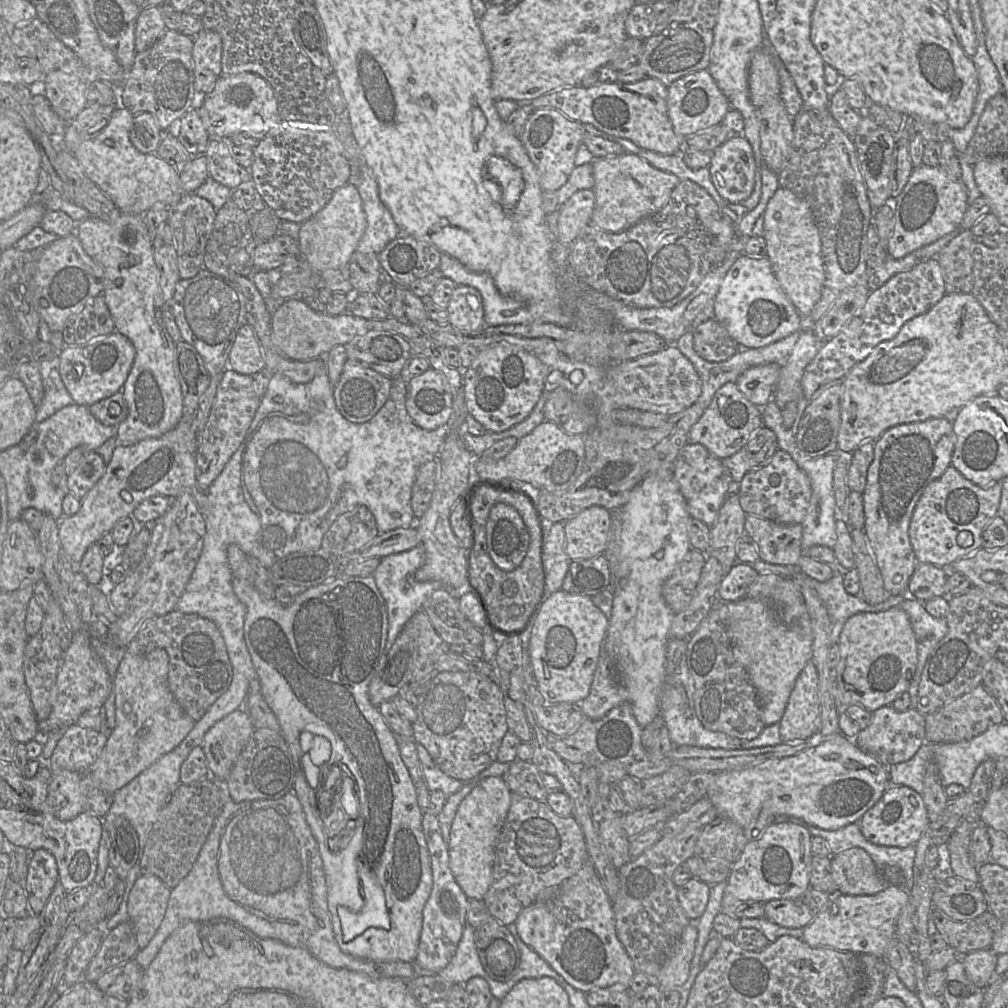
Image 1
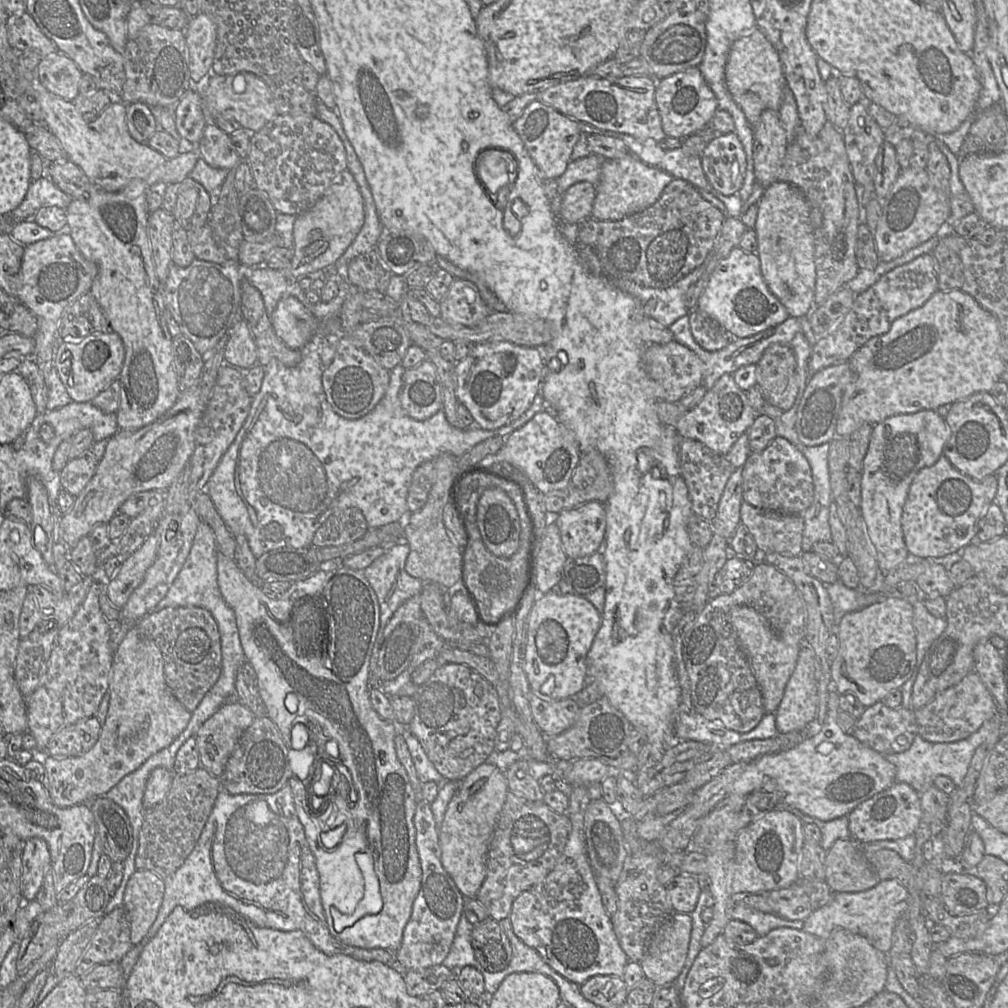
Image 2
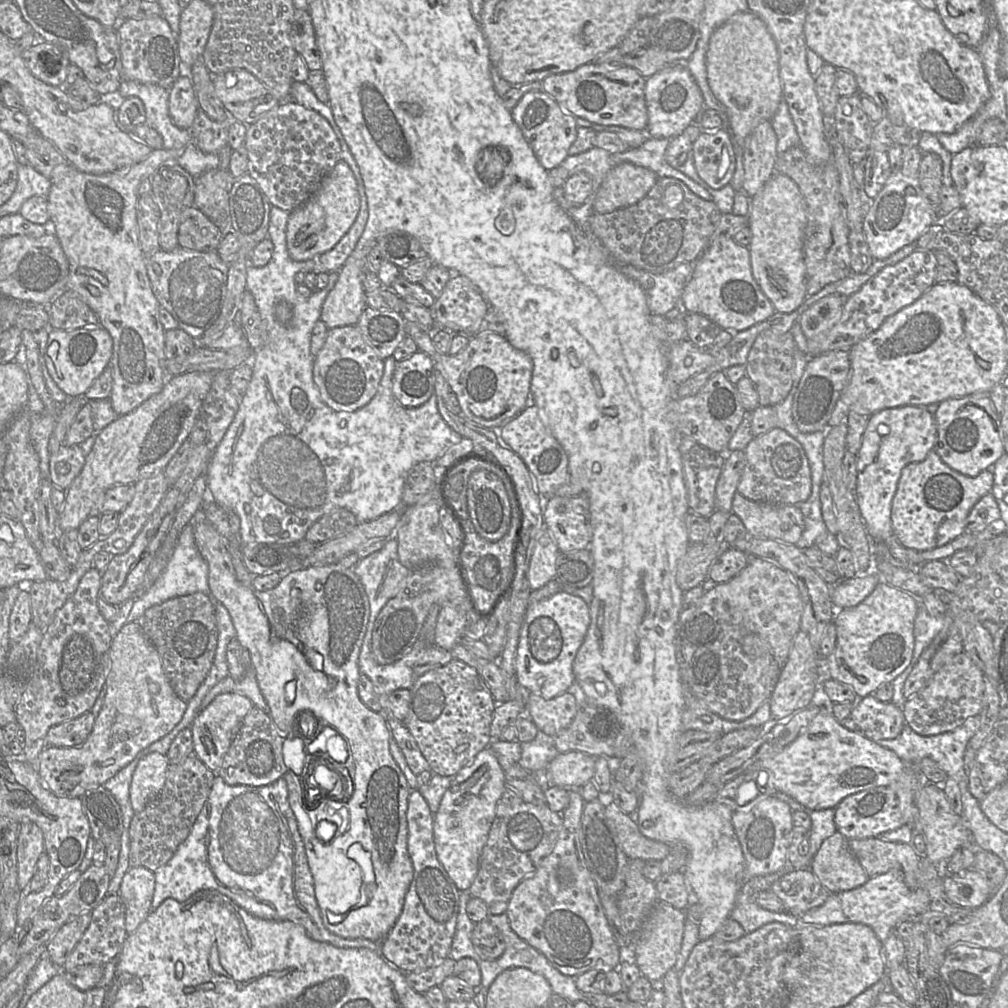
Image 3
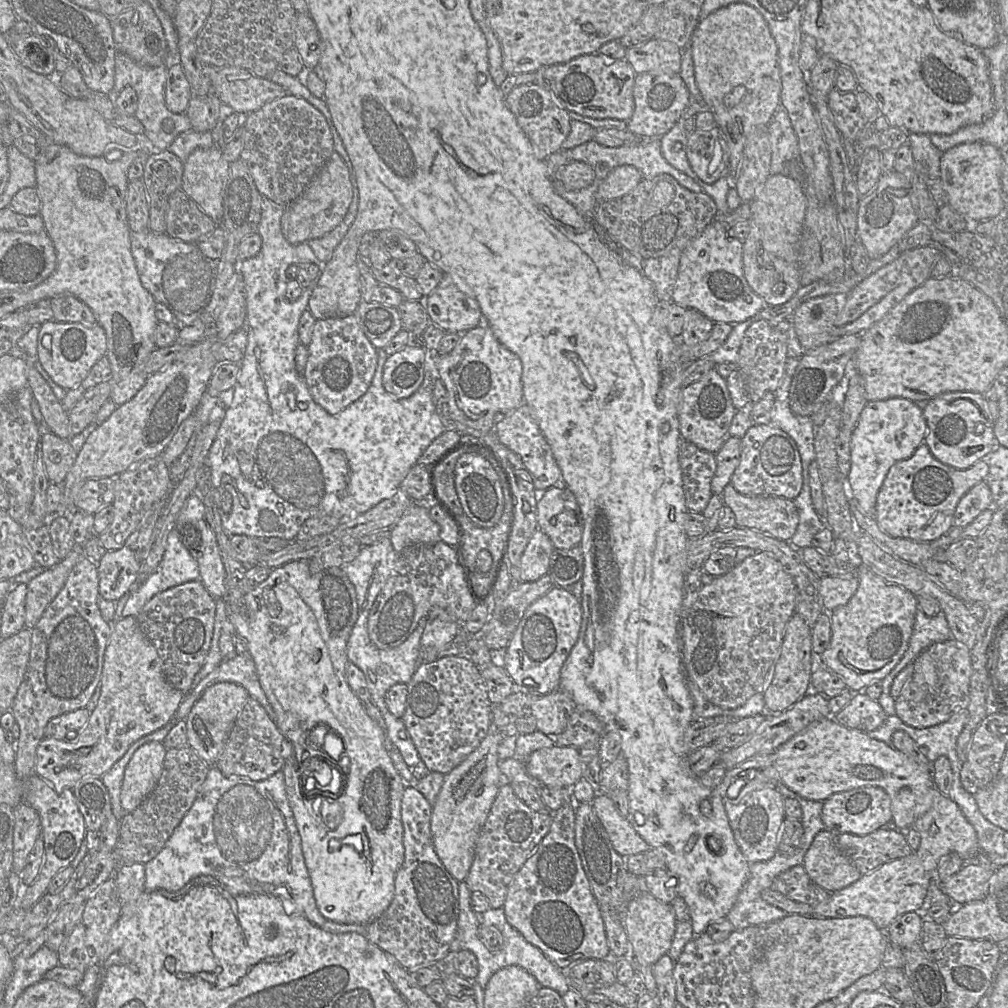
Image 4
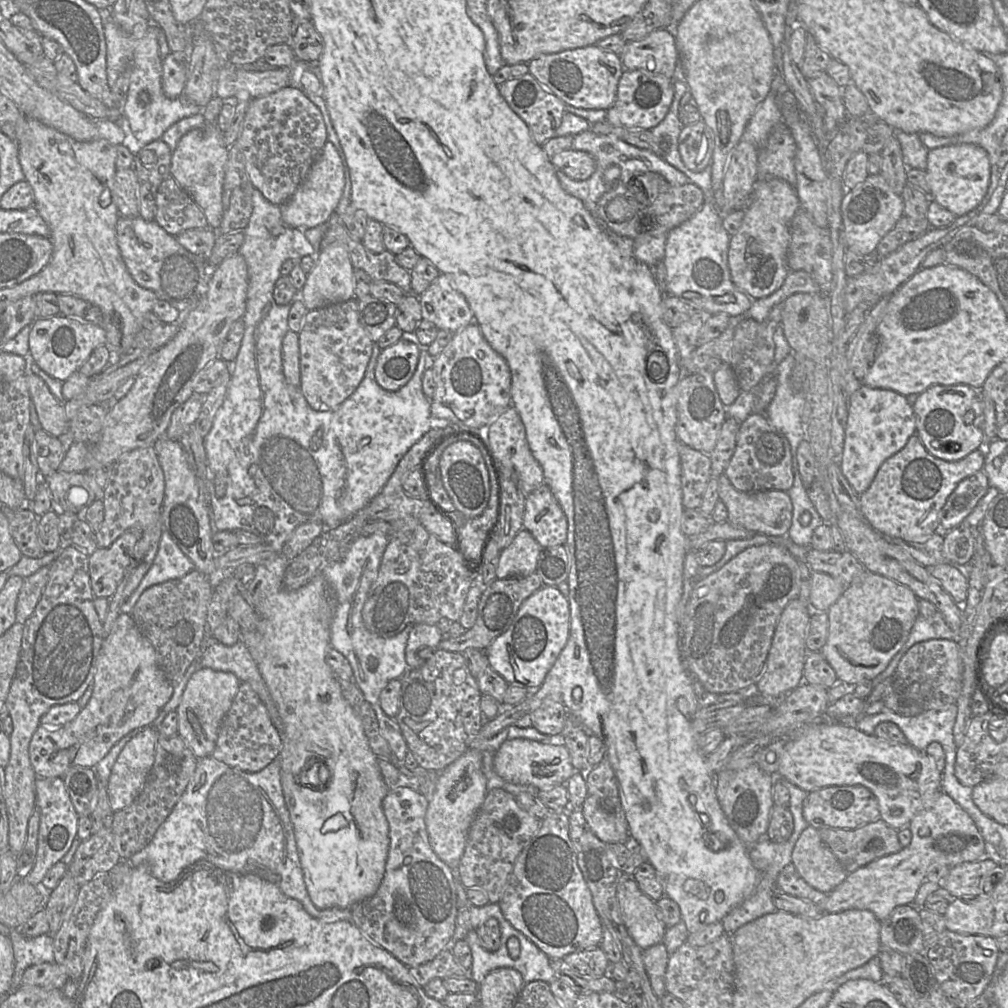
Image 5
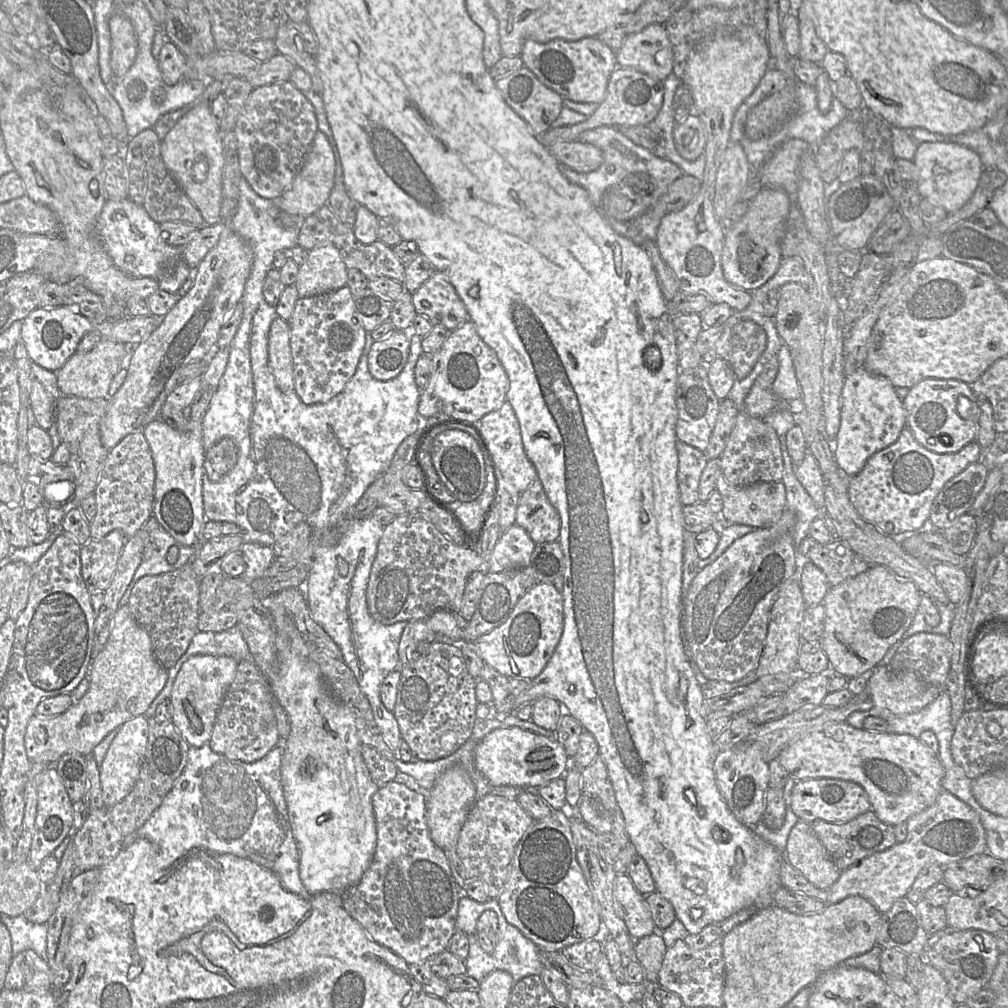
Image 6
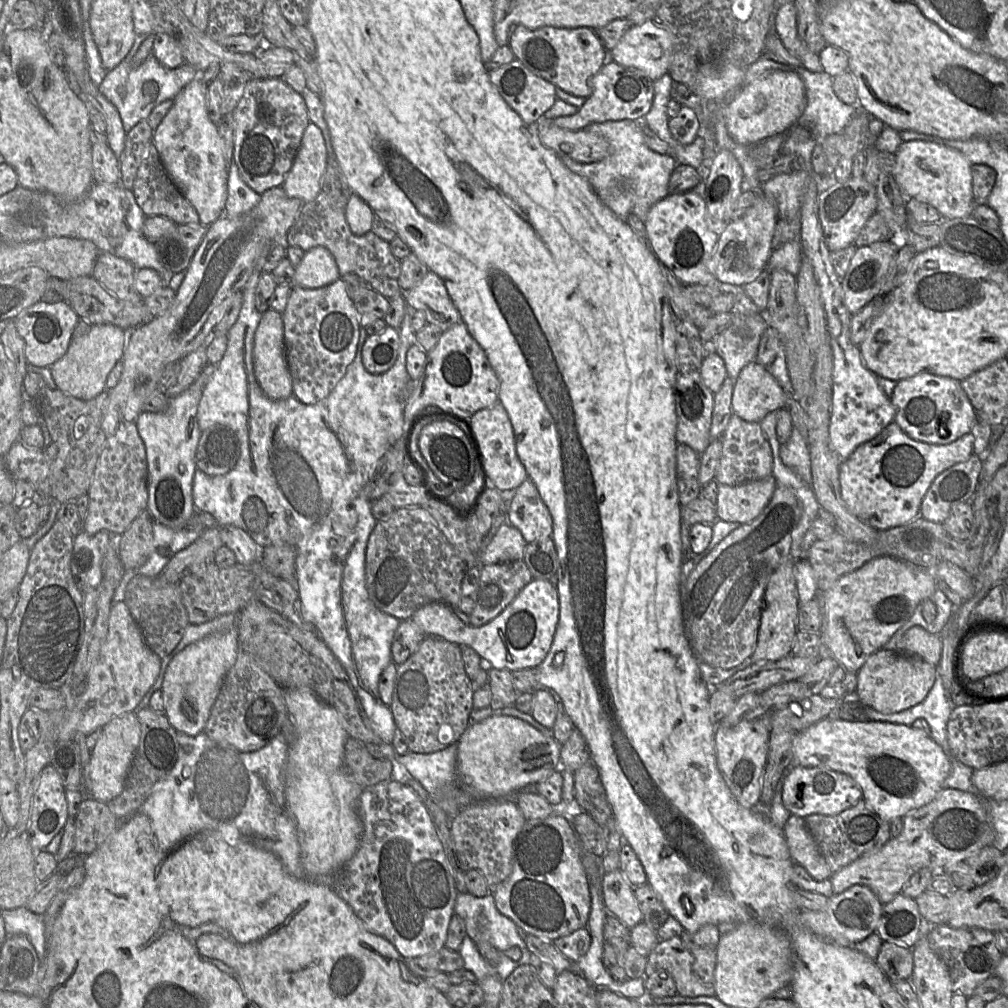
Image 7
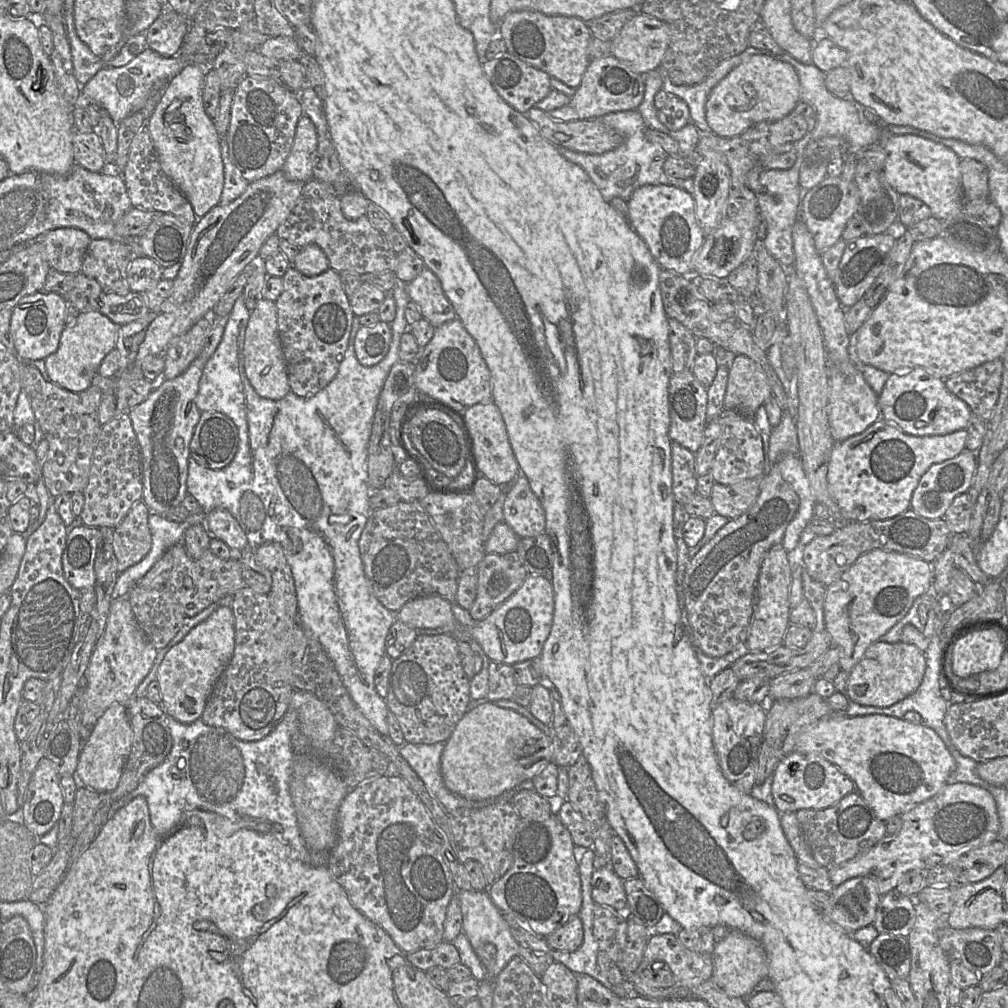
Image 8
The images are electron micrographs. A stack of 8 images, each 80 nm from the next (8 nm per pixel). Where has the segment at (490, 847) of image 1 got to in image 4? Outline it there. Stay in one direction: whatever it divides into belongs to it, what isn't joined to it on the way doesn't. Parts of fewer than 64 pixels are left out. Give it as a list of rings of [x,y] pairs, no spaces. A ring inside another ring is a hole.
[[[492,722],[490,725],[490,733],[483,739],[483,741],[480,743],[480,745],[477,747],[476,750],[474,750],[461,764],[459,764],[456,768],[454,768],[451,772],[448,774],[444,774],[444,782],[442,785],[442,788],[439,792],[439,795],[437,797],[436,802],[432,805],[432,816],[431,816],[431,834],[432,834],[432,840],[433,845],[435,848],[435,851],[440,859],[440,861],[443,863],[447,871],[454,877],[455,880],[458,882],[464,882],[469,870],[471,868],[471,865],[473,863],[474,855],[475,855],[475,846],[477,839],[479,837],[480,831],[485,824],[487,817],[490,813],[491,807],[496,799],[496,796],[499,792],[499,789],[502,785],[502,773],[499,768],[499,756],[498,756],[498,746],[501,743],[501,741],[507,736],[509,731],[507,729],[492,729]]]

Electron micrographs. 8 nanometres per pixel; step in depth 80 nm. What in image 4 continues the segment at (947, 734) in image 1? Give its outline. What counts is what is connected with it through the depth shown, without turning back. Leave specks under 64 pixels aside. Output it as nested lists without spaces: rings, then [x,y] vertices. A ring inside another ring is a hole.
[[[955,639],[934,643],[922,651],[913,661],[914,672],[910,681],[895,698],[896,715],[907,725],[926,728],[949,720],[957,712],[967,709],[969,704],[970,679],[972,664],[970,649]]]

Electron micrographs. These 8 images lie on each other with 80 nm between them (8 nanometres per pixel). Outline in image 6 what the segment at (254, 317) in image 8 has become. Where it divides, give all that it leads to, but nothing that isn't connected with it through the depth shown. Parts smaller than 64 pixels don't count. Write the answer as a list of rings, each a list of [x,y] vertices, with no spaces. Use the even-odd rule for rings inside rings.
[[[277,317],[271,323],[268,338],[268,365],[277,387],[283,393],[294,390],[293,362],[288,323]]]

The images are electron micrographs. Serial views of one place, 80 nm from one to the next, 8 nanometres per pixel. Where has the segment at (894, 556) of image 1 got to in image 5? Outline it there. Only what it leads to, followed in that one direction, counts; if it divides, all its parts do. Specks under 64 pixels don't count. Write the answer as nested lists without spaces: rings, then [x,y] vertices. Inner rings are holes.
[[[864,384],[847,399],[848,416],[840,466],[858,495],[869,488],[881,464],[900,451],[911,436],[917,435],[911,401],[912,398],[895,391],[871,388]]]

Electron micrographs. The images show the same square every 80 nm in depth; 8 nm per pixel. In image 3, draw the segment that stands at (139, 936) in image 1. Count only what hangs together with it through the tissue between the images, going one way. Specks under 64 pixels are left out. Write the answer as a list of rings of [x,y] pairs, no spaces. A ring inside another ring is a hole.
[[[130,867],[125,873],[119,896],[125,907],[125,925],[131,935],[152,911],[155,891],[154,872],[144,867]]]

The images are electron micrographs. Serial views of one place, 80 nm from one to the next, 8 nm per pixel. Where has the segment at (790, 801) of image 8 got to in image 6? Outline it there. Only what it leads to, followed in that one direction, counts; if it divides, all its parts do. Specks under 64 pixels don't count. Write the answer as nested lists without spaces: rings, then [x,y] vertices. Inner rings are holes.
[[[816,778],[795,782],[791,794],[791,809],[799,820],[809,824],[815,820],[843,824],[869,811],[871,803],[867,792],[855,782],[832,778]]]

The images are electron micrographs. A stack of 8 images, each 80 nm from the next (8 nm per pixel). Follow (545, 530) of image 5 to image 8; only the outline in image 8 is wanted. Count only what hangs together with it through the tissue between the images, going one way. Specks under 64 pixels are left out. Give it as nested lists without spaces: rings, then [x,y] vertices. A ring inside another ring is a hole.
[[[519,474],[506,494],[504,520],[520,537],[535,537],[545,533],[546,515],[528,479]]]

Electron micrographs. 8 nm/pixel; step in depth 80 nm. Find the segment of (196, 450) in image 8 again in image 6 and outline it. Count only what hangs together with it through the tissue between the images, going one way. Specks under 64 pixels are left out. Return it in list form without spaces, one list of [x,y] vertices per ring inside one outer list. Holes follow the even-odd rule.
[[[223,437],[205,450],[203,471],[213,482],[220,481],[238,460],[238,446],[230,437]]]

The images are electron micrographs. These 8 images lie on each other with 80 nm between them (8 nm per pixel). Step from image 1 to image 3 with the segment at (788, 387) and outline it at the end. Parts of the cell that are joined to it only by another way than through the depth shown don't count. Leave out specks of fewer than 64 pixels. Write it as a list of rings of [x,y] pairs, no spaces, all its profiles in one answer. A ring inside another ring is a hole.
[[[763,330],[756,337],[745,363],[746,375],[753,383],[759,397],[760,406],[773,406],[782,402],[796,388],[809,359],[809,354],[801,352],[794,343],[791,332],[775,333]]]

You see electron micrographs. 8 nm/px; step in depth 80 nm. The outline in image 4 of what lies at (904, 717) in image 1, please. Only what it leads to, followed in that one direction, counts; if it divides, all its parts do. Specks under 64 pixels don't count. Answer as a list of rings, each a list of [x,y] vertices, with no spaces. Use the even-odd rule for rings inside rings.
[[[857,692],[853,693],[849,704],[832,718],[842,726],[869,733],[881,727],[887,716],[877,701]]]

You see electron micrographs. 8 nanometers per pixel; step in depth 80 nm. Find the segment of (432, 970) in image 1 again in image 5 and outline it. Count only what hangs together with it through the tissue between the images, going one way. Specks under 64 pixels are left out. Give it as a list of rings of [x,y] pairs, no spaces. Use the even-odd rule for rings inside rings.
[[[405,786],[391,788],[382,807],[389,826],[389,850],[385,872],[376,893],[352,905],[351,922],[373,943],[385,949],[408,968],[432,961],[443,950],[450,949],[458,913],[454,870],[434,852],[426,826],[429,801],[421,793]]]

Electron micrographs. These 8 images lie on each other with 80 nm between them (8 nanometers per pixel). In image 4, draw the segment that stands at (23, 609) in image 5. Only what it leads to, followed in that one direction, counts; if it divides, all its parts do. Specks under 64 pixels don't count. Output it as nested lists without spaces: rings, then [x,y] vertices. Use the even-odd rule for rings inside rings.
[[[76,546],[65,559],[51,568],[44,569],[28,583],[25,601],[26,628],[32,628],[39,621],[64,587],[69,573],[83,552],[81,546]]]

